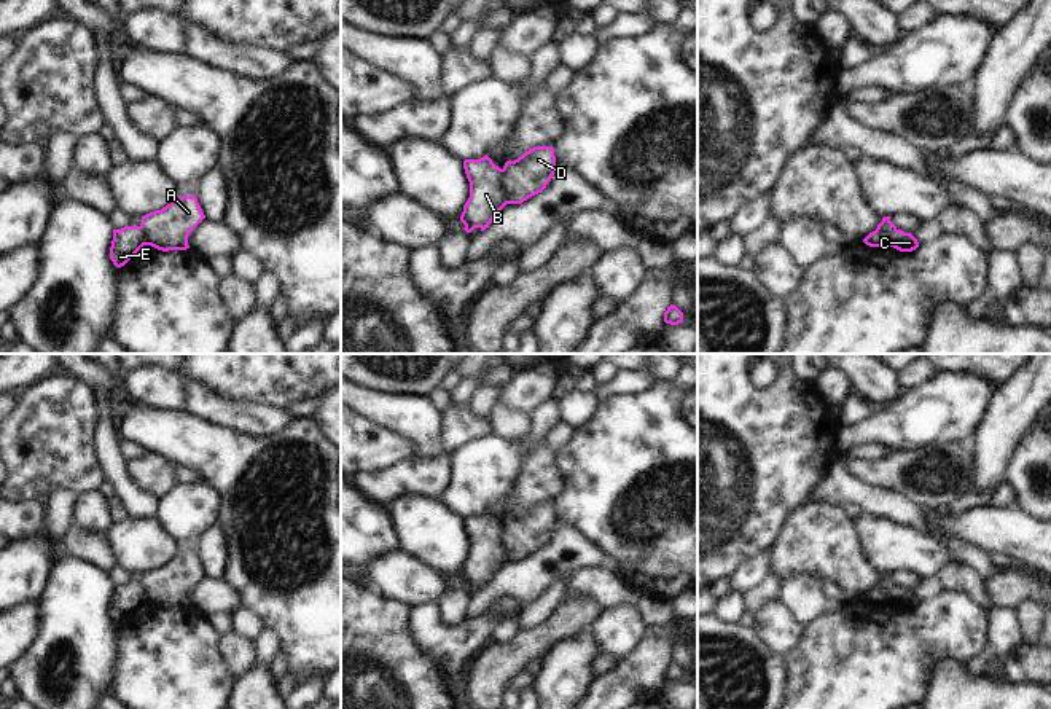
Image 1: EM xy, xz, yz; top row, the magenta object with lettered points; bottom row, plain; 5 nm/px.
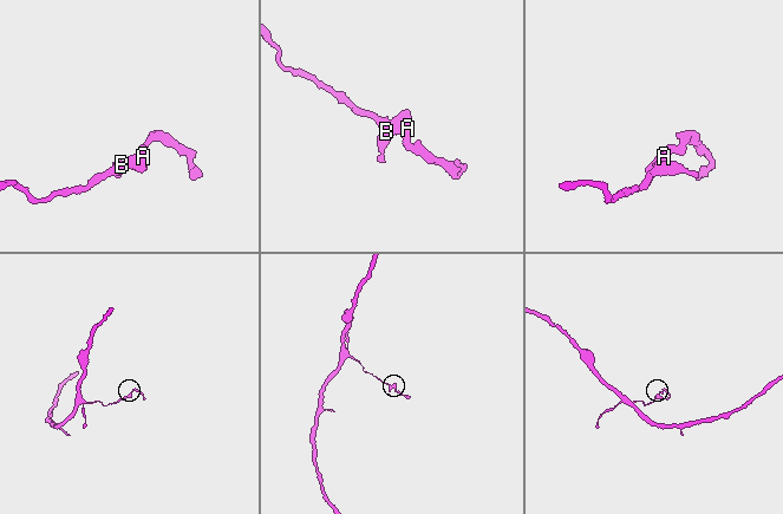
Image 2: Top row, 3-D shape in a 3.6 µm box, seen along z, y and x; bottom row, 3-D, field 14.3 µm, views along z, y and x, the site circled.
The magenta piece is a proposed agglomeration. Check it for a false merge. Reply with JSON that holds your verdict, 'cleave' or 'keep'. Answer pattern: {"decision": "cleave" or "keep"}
{"decision": "cleave"}

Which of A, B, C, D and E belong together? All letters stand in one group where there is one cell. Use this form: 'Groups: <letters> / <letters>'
Groups: A D / B C E

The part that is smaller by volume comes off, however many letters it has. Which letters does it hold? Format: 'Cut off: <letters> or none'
Cut off: A, D

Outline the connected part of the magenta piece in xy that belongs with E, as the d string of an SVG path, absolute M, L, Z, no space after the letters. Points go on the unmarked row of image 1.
M124 583L113 586L110 617L116 625L124 623L143 602L145 593L139 583Z

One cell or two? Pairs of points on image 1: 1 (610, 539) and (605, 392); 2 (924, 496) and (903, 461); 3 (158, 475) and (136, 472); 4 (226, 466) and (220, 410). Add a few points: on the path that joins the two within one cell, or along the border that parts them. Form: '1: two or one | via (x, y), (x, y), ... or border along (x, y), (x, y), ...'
1: two | border along (642, 391), (612, 395), (597, 407)
2: one | via (924, 486), (924, 478), (913, 469)
3: one | via (153, 473), (140, 472)
4: two | border along (187, 411), (249, 435), (258, 435)

